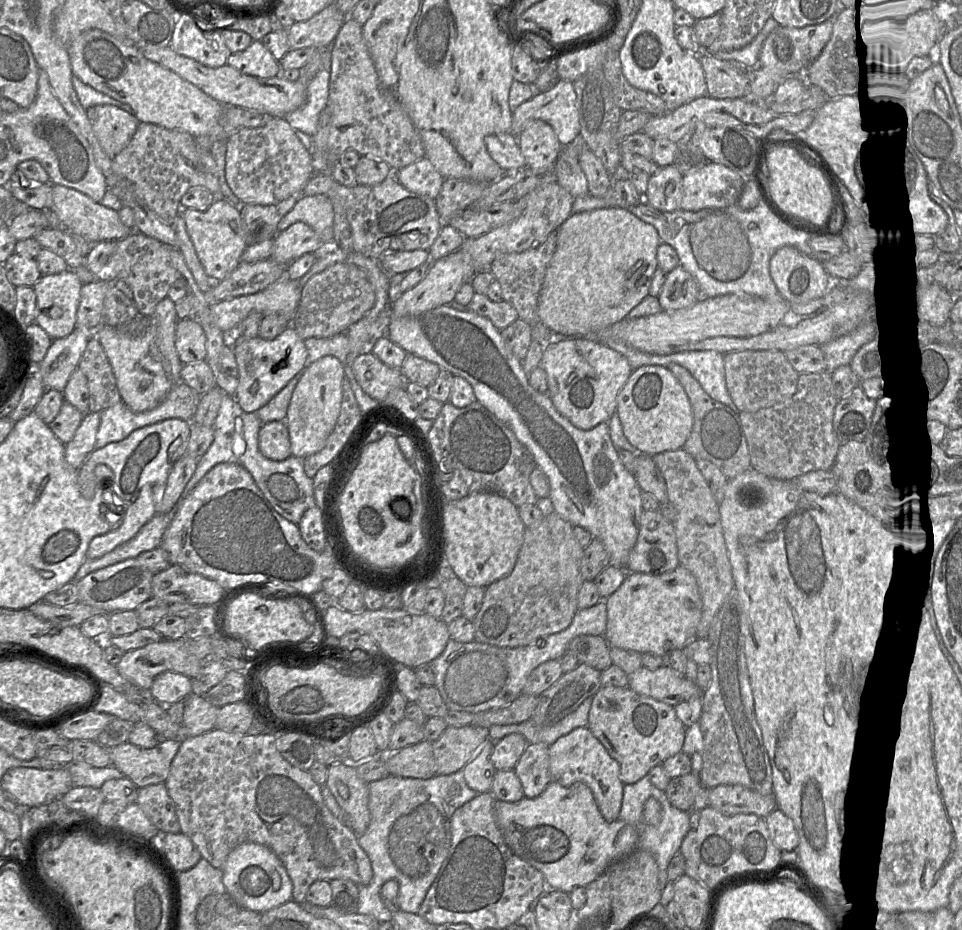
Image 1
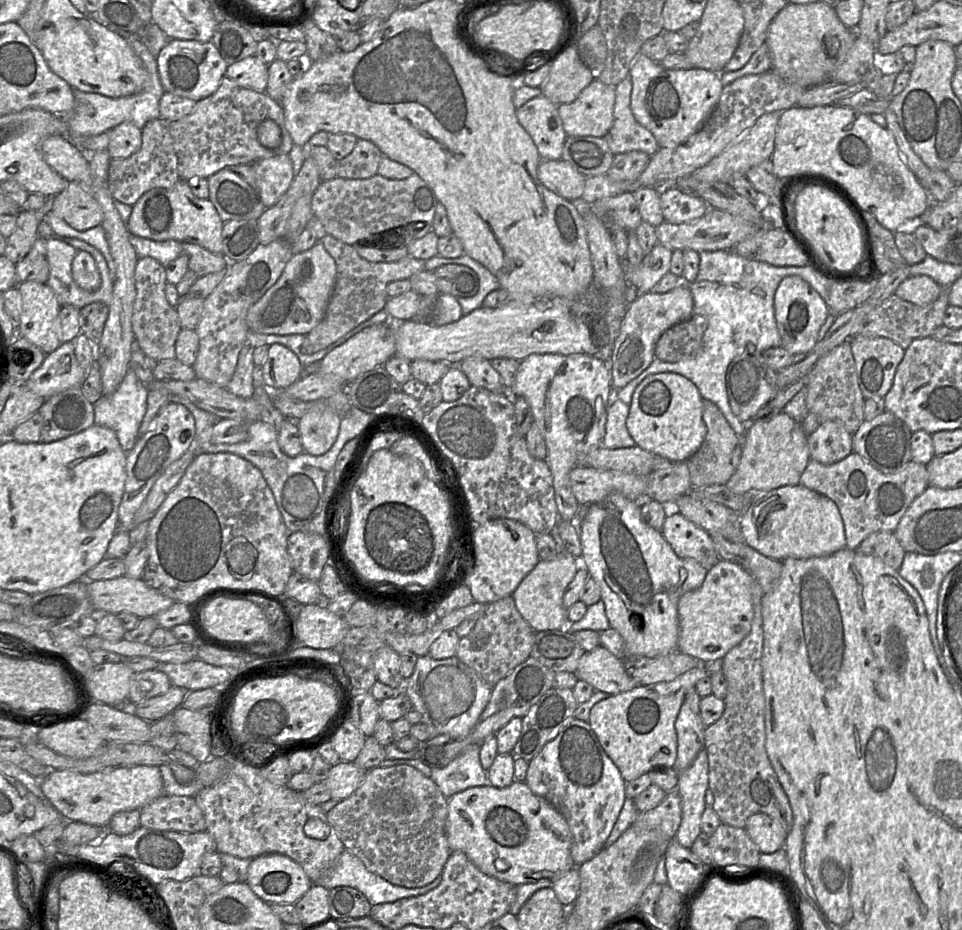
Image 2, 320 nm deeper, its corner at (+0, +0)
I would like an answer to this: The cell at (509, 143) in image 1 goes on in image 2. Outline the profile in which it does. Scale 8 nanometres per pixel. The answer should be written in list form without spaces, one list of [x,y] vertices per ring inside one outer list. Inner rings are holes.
[[[561,158],[542,160],[538,167],[538,178],[555,194],[574,201],[582,198],[587,177]]]

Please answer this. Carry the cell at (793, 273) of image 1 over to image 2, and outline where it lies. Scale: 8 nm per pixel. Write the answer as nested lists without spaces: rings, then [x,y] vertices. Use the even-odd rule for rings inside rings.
[[[786,276],[775,291],[774,315],[781,346],[792,355],[805,354],[818,341],[819,330],[828,316],[828,307],[819,293],[801,277]]]

